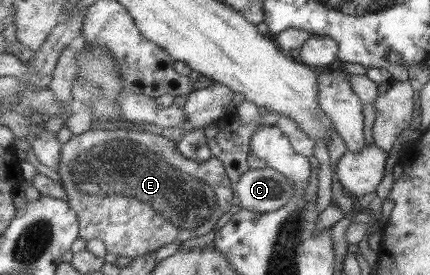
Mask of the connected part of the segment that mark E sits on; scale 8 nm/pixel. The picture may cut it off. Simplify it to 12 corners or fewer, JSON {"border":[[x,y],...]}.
{"border":[[93,127],[57,172],[80,238],[135,259],[233,207],[220,159]]}

